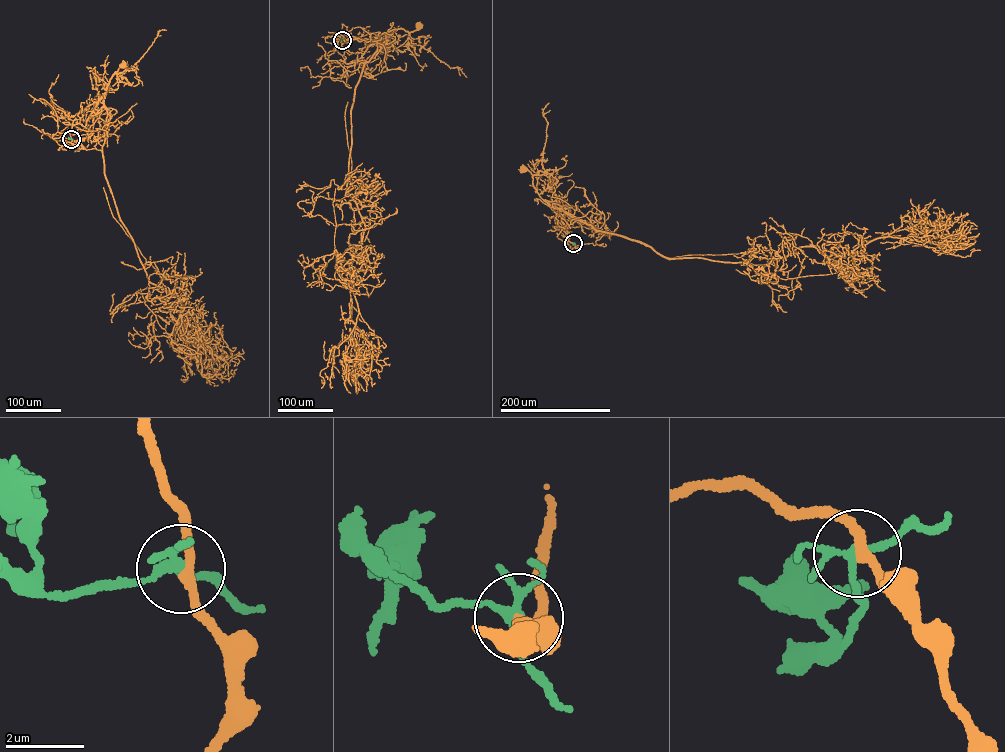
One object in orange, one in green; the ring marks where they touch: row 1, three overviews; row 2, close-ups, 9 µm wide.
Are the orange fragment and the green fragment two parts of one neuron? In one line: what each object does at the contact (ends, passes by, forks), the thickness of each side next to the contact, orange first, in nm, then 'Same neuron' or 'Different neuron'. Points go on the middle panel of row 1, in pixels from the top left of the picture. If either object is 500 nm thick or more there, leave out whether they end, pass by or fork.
At the ring orange passes by. At the ring green forks. Thickness 240 nm (orange) against 180 nm. Different neuron

